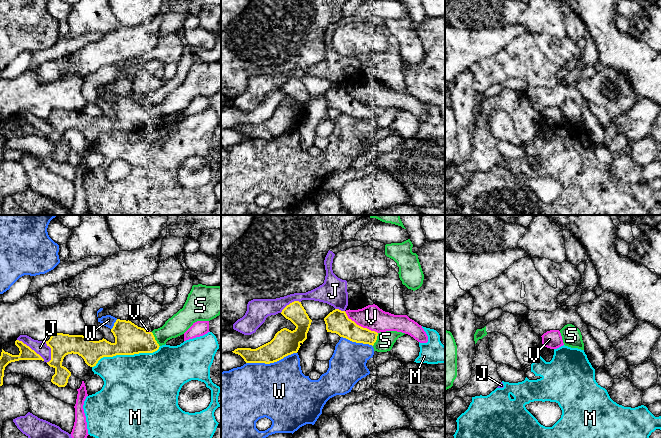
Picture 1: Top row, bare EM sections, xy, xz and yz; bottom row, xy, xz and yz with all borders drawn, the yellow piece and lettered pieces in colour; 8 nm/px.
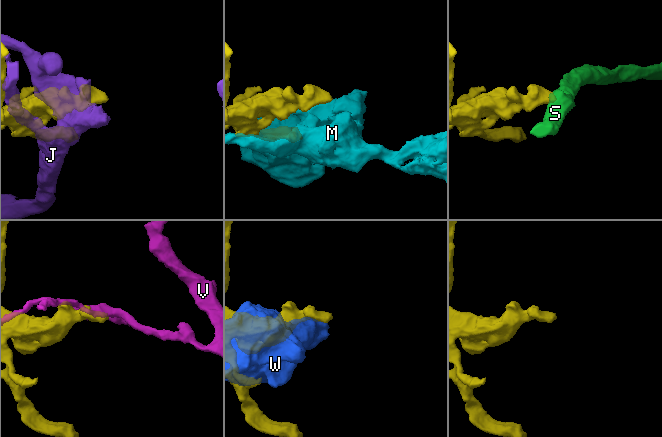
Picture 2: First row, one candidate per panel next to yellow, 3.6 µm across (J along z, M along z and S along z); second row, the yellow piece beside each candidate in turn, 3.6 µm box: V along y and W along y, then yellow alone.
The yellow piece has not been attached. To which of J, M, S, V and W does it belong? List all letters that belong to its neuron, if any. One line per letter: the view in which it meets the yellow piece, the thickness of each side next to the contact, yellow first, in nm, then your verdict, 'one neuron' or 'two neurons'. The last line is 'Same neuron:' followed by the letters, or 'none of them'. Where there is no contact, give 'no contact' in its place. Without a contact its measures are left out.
J: contact in xy; calibres 110 and 110 nm; two neurons
M: contact in xy; calibres 240 and 480 nm; two neurons
S: contact in xy; calibres 240 and 170 nm; one neuron
V: contact in xz; calibres 190 and 190 nm; two neurons
W: contact in xz; calibres 200 and 480 nm; two neurons
Same neuron: S

